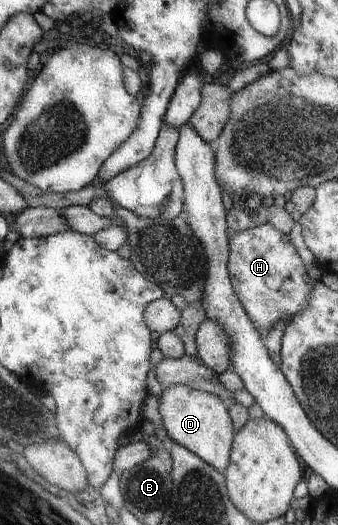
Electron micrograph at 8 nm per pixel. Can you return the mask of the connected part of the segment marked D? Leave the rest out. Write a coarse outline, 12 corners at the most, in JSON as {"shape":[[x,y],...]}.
{"shape":[[170,385],[168,437],[224,474],[236,435],[228,403]]}

